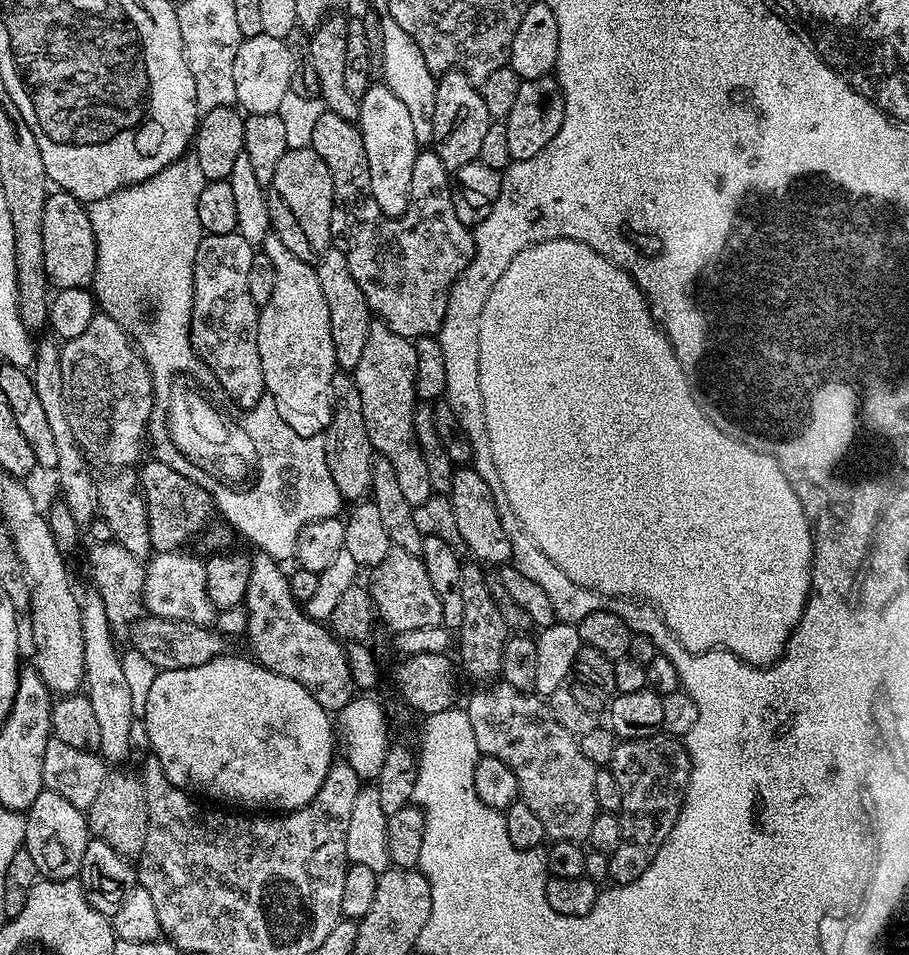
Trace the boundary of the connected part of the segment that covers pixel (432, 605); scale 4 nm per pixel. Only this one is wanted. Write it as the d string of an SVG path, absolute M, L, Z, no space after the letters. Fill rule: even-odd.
M393 548L378 566L371 569L372 604L376 608L379 623L392 628L393 633L402 630L422 630L422 626L441 626L442 602L438 602L438 594L434 594L434 586L430 582L430 574L426 574L426 566L419 556L410 554L401 548Z

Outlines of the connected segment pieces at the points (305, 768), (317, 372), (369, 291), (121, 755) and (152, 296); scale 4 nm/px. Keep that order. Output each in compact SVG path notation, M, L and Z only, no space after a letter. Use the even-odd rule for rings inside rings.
M225 654L215 656L202 666L190 666L186 670L157 671L154 683L150 686L150 695L146 697L146 710L142 717L144 732L148 735L149 746L152 747L151 755L158 760L166 778L175 788L191 790L193 793L205 792L208 796L221 796L222 799L229 800L232 804L241 804L244 807L241 809L244 810L260 810L263 809L260 807L265 804L268 807L265 809L273 813L287 814L310 803L314 794L322 790L322 782L326 782L326 774L334 763L334 757L332 757L334 720L325 708L318 706L318 702L314 702L314 698L305 688L298 686L298 682L290 682L290 678L282 678L282 674L274 674L256 663L255 659L245 656Z
M274 234L264 237L262 250L274 262L274 294L270 302L259 309L258 358L262 362L262 374L267 395L276 403L278 414L294 430L294 434L320 436L332 417L332 383L338 371L334 354L334 338L330 338L330 310L326 310L326 298L322 298L322 286L318 286L318 274L309 261L299 260Z
M325 110L314 126L310 146L318 158L326 162L326 170L330 170L332 179L332 247L346 254L350 274L354 274L354 282L358 282L362 294L366 294L366 302L373 317L380 319L381 316L384 319L381 321L387 328L394 330L394 334L402 334L413 342L419 336L436 336L442 318L446 318L446 302L450 290L476 253L475 235L470 231L469 225L458 222L458 214L454 214L450 170L434 150L421 151L416 158L416 175L408 209L400 216L387 216L368 191L370 170L366 162L364 139L353 121Z
M103 596L83 597L80 613L82 614L82 646L86 650L86 666L84 667L84 688L90 706L94 706L94 714L98 721L98 731L102 738L98 752L109 765L120 764L132 752L132 723L134 717L130 706L130 689L126 683L126 677L122 670L121 649L116 649L116 640L112 621L108 615L108 605L105 604Z
M185 154L170 166L158 170L158 174L87 205L96 243L96 273L90 285L95 303L103 315L114 318L118 326L130 333L135 347L156 378L171 368L190 367L192 359L198 356L192 342L192 295L194 262L202 239L198 194L202 194L205 183L198 158L195 154Z

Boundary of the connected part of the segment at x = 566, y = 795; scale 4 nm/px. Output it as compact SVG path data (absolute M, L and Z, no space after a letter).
M503 682L485 688L488 689L474 693L466 703L478 750L485 756L506 762L506 766L514 770L520 800L534 810L549 841L587 841L598 811L594 798L597 765L582 754L579 739L572 736L570 730L558 726L541 697L532 692L520 692Z

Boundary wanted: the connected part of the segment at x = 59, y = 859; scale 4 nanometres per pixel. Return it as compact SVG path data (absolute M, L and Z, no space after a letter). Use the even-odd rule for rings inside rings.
M45 790L38 794L34 806L28 809L26 820L24 847L28 849L30 858L34 858L34 866L38 866L41 877L50 880L75 877L82 866L82 854L86 854L90 839L85 813L70 806L62 794Z

